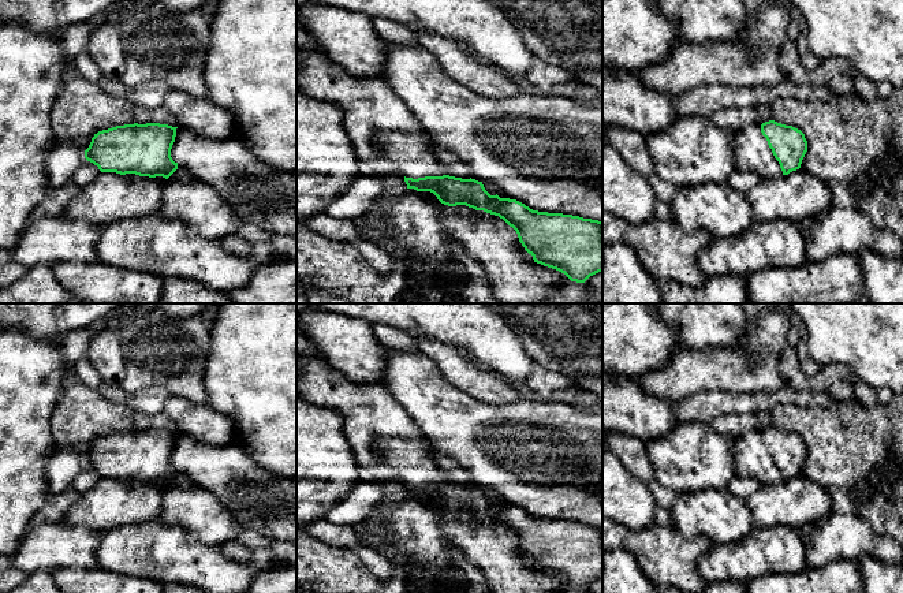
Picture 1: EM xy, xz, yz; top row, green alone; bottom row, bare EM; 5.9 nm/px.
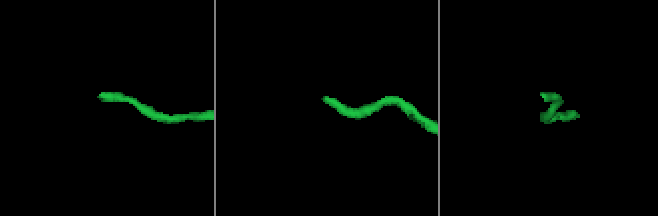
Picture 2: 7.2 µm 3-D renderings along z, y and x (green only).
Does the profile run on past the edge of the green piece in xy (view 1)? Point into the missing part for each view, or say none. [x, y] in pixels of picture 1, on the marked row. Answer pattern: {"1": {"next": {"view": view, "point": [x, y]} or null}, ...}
{"1": {"next": null}}

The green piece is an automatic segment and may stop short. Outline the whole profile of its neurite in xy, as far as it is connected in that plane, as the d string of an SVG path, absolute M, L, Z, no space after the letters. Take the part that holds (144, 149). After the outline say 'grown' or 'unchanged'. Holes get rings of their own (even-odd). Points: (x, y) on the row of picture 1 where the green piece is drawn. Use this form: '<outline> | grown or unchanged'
M124 124L98 131L85 150L85 158L101 172L168 179L178 163L171 157L176 128L168 124Z | unchanged

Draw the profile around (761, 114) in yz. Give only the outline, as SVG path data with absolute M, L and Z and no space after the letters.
M758 105L751 112L739 108L720 109L708 118L710 123L730 131L739 131L749 120L762 124L772 120L772 107Z

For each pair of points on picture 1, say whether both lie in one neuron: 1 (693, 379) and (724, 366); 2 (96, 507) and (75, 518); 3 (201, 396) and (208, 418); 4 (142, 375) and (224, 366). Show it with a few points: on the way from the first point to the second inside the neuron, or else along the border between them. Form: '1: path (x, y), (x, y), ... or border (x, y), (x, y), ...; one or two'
1: path (701, 370), (716, 369); one
2: path (90, 511), (81, 514); one
3: border (172, 395), (206, 405); two
4: border (211, 338), (204, 375), (206, 401); two

